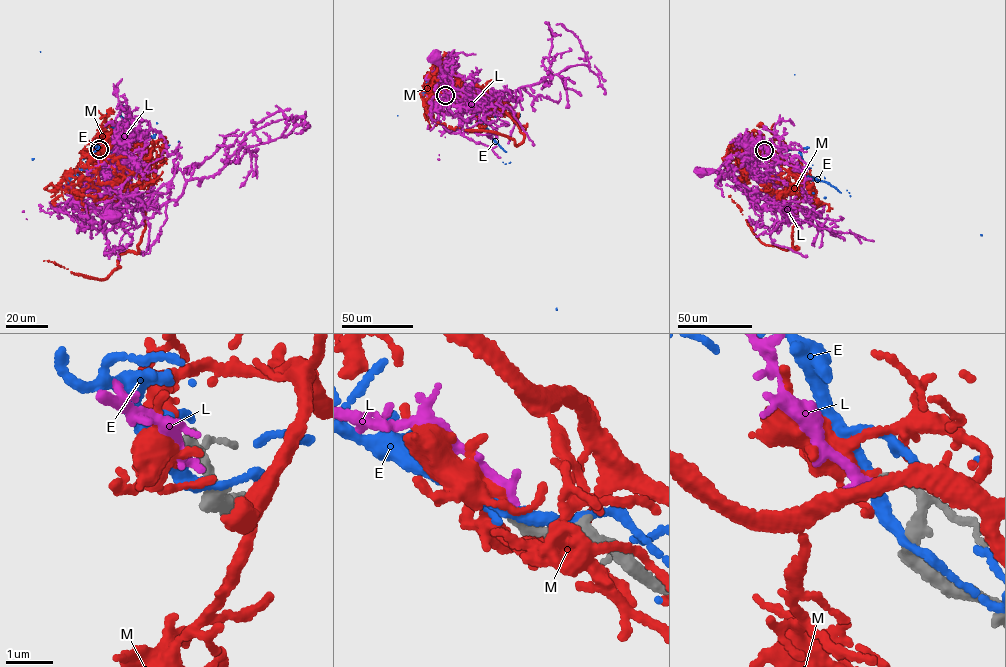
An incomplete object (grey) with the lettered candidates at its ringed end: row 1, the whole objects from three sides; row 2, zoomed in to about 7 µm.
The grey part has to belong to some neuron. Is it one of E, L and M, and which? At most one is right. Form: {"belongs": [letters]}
{"belongs": ["L"]}

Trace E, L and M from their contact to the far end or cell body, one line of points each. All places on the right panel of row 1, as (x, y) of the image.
E: (764, 150), (795, 171), (802, 168), (840, 192), (981, 235)
L: (764, 150), (758, 142), (759, 132), (775, 158), (767, 181), (737, 169), (724, 175), (701, 174)
M: (764, 150), (788, 175), (809, 186), (792, 227), (797, 249), (762, 242), (730, 195)

